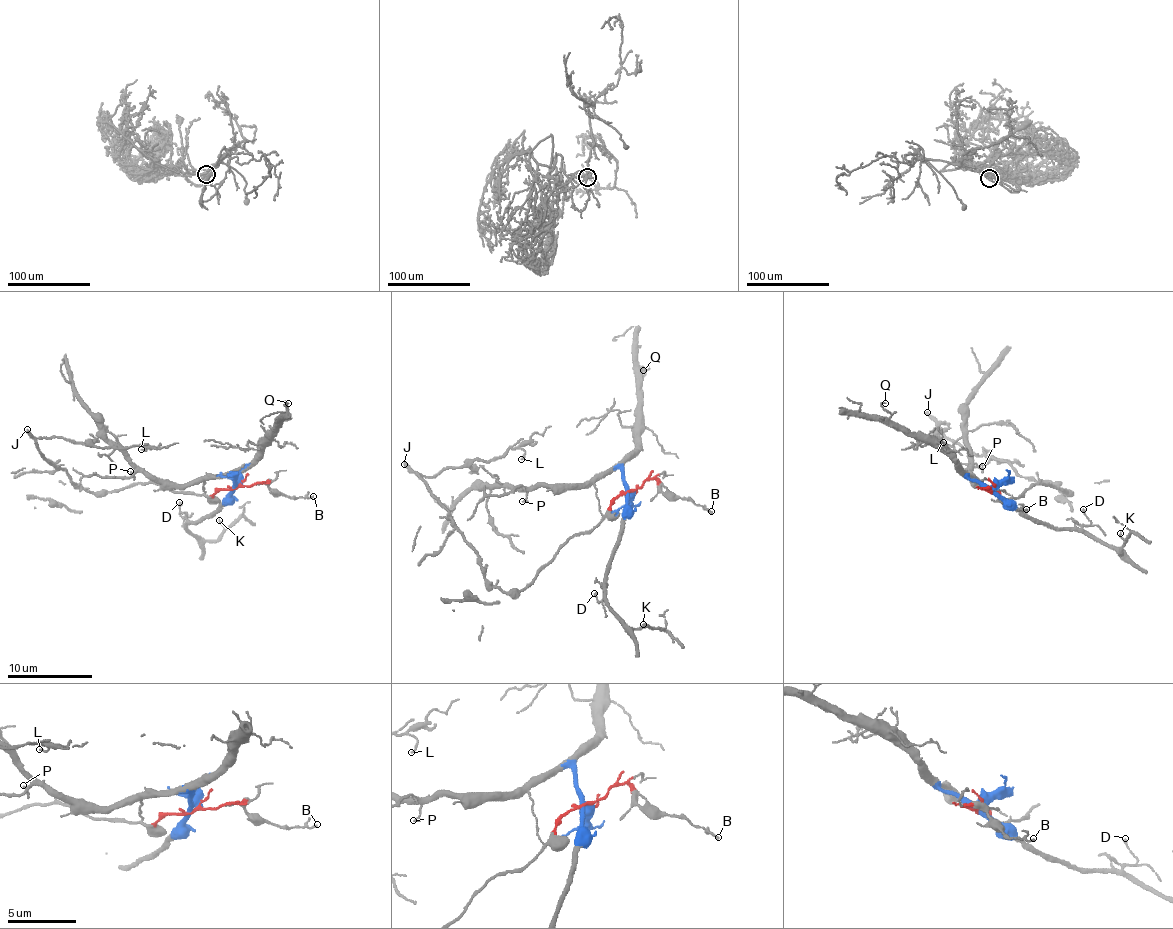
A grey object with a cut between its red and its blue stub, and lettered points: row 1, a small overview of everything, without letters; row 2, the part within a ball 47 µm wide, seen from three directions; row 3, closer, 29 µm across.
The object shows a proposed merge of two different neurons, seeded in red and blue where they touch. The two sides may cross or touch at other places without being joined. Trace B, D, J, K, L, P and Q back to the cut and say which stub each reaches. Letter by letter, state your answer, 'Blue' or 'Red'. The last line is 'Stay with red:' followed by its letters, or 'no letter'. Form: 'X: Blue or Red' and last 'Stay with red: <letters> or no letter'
B: Red
D: Blue
J: Red
K: Blue
L: Red
P: Blue
Q: Blue
Stay with red: B, J, L

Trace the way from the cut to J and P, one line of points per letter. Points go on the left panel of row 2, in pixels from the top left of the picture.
J: (239, 485), (213, 495), (175, 493), (160, 484), (135, 482), (89, 492), (65, 469), (55, 467), (27, 429)
P: (238, 485), (234, 478), (223, 474), (206, 476), (189, 484), (162, 485), (138, 469), (130, 471)

